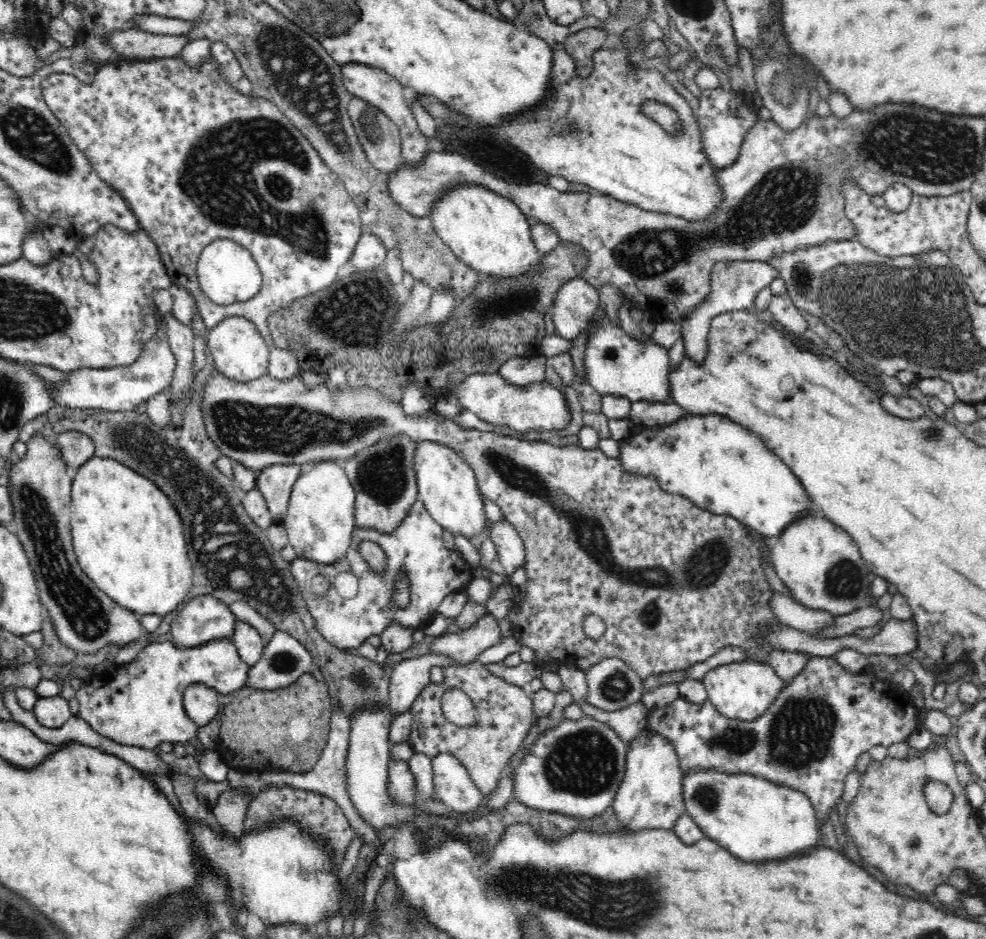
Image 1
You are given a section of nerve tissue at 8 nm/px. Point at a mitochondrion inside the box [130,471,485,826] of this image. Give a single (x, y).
(284, 663)

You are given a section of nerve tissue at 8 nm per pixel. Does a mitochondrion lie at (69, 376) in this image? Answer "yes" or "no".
no

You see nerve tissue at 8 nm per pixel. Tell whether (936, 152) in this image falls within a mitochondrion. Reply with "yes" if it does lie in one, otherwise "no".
yes

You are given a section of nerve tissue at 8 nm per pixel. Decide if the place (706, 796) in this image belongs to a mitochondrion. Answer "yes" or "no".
yes

